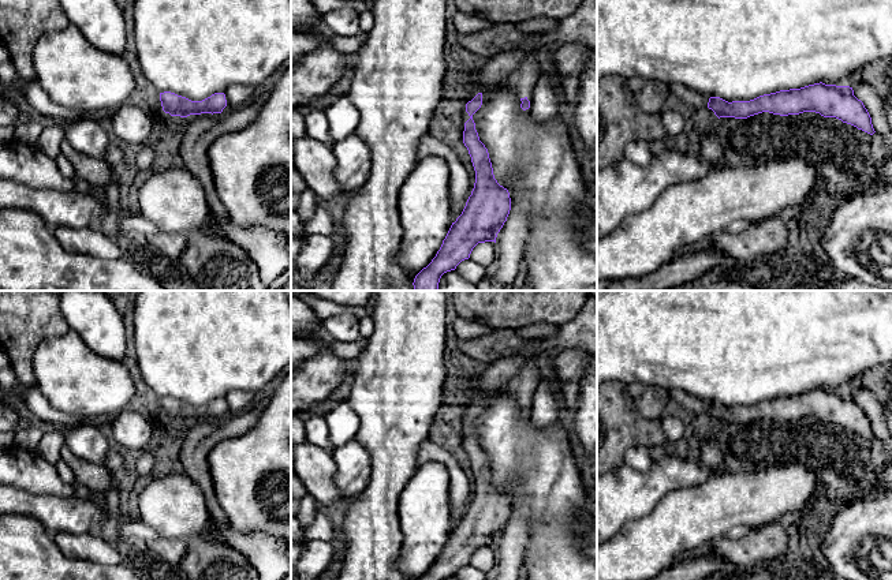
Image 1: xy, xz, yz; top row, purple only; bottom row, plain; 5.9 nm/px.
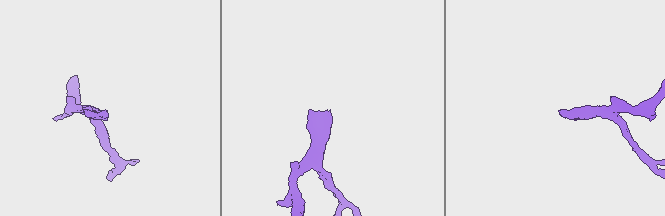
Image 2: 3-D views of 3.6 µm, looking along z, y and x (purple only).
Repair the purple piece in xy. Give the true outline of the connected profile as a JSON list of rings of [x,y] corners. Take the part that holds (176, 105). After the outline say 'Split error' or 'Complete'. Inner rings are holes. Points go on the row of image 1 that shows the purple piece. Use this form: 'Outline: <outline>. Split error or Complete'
Outline: [[[171,91],[160,93],[163,111],[171,116],[187,117],[201,113],[221,113],[227,106],[224,93],[214,93],[202,101],[191,101]]]. Complete

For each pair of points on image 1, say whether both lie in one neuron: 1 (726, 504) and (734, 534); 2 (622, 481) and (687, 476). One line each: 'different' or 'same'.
1: different
2: same

